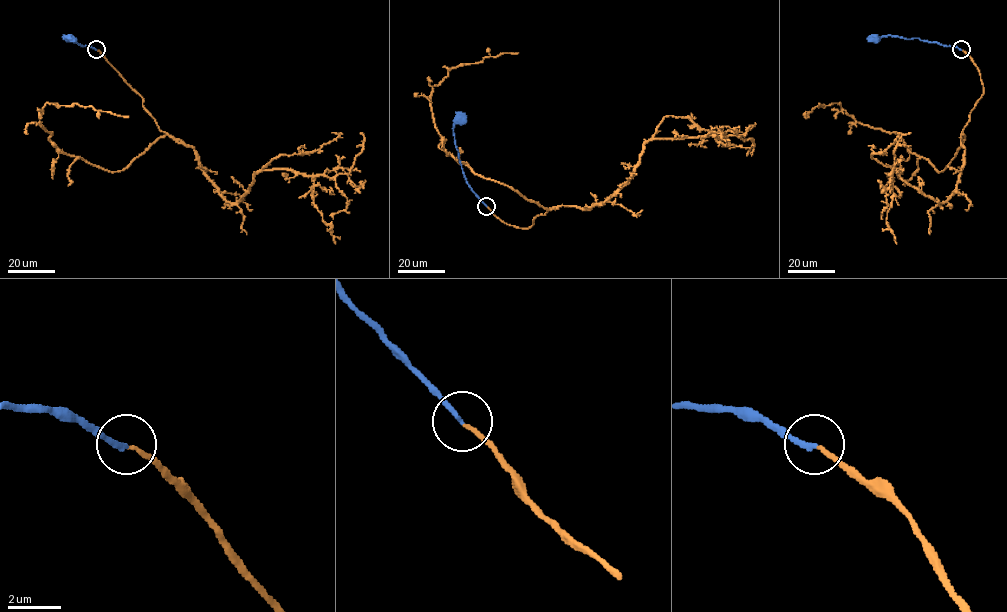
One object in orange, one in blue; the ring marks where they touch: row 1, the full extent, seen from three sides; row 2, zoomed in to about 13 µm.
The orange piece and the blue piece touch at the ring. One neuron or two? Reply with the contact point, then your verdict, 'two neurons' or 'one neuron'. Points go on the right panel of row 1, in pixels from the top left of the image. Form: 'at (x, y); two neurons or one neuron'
at (961, 49); one neuron

